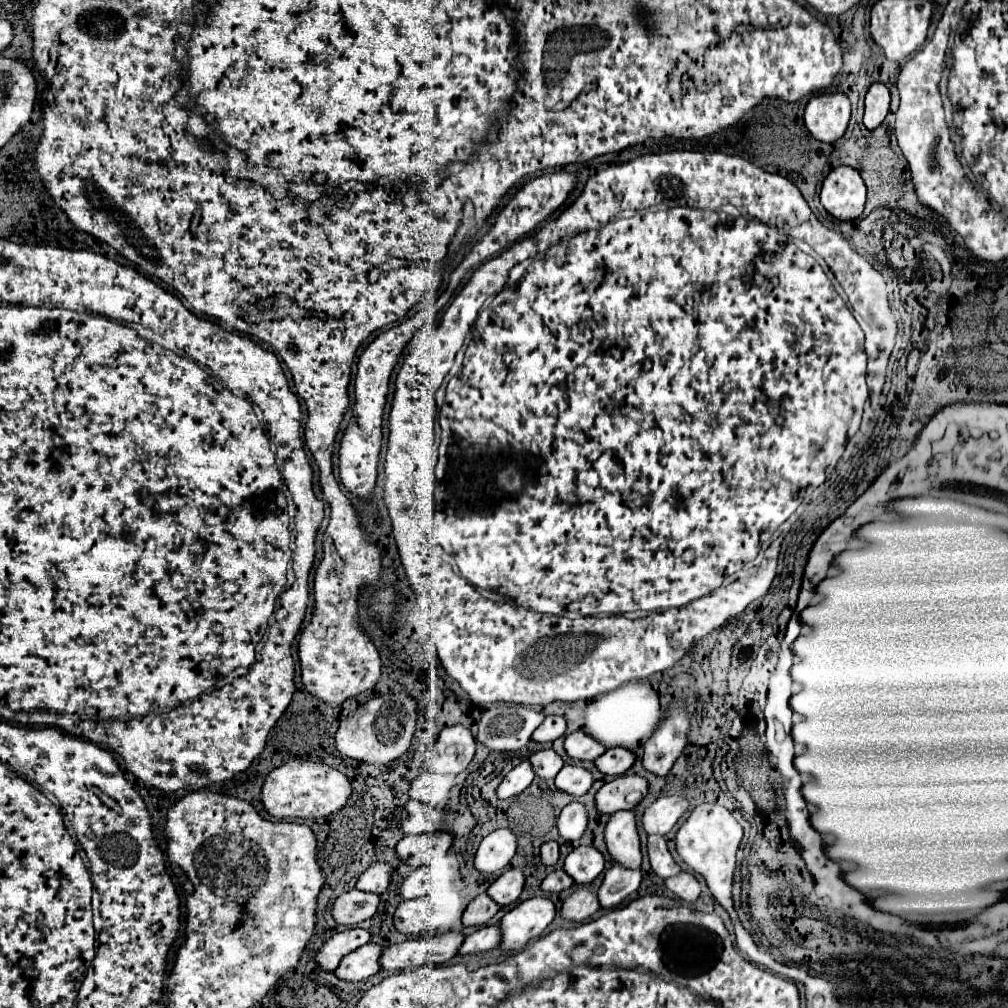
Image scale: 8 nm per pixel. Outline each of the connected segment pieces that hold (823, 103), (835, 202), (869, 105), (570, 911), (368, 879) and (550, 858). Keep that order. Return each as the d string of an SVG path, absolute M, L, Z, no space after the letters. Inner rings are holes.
M843 92L813 96L805 108L805 126L819 142L839 140L849 124L851 104Z
M851 166L829 172L821 186L821 204L837 220L855 220L865 206L865 182Z
M875 82L867 96L865 96L865 118L863 118L863 124L867 126L867 130L875 130L883 120L885 116L889 114L889 90L885 84L881 82Z
M577 888L561 906L561 918L567 922L583 924L591 920L599 912L599 900L597 894L589 888Z
M377 862L359 876L355 888L361 892L383 894L389 886L389 878L391 878L391 868L385 862Z
M545 842L541 846L541 862L545 866L555 866L559 860L559 844L557 842Z

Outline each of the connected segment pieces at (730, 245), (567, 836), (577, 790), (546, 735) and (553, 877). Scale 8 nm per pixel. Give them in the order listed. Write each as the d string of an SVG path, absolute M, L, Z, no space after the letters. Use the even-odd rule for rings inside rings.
M675 150L675 152L665 152L665 154L645 154L645 156L639 156L627 164L621 164L621 166L611 166L603 172L597 172L595 176L589 178L583 194L569 206L561 212L559 218L555 218L553 222L547 222L535 236L531 238L525 238L525 240L517 241L517 244L510 245L505 252L501 252L498 256L495 256L493 260L485 262L473 276L471 280L463 286L463 290L457 294L457 298L453 300L453 304L447 308L447 312L443 314L443 320L441 320L441 326L438 329L425 329L425 324L419 328L417 334L413 336L413 340L409 340L408 344L404 348L402 355L403 362L399 374L397 374L397 380L395 380L395 396L393 396L393 406L391 406L391 414L389 414L389 448L386 449L387 456L380 456L380 461L384 467L385 473L385 500L384 500L384 490L383 490L383 501L389 512L389 518L391 518L391 524L393 524L393 536L395 536L395 542L397 542L397 548L399 548L399 556L401 556L401 562L405 566L405 574L417 594L417 602L412 611L410 624L413 625L414 633L416 630L422 630L423 620L429 622L429 630L427 630L427 638L431 638L435 642L435 648L437 648L437 656L445 668L445 672L459 682L459 686L469 694L471 702L477 704L477 706L485 706L485 704L493 704L493 702L511 702L511 704L519 704L519 706L545 706L549 702L555 702L555 700L563 700L563 702L577 702L577 700L593 700L595 696L599 694L605 694L605 692L611 692L615 690L617 686L621 684L628 683L629 680L637 680L637 678L647 678L655 672L663 672L667 668L671 668L675 662L679 662L687 650L697 644L703 636L711 634L715 628L721 628L729 618L741 614L753 600L761 598L767 594L769 586L771 586L771 580L775 578L778 556L780 552L780 546L778 540L785 533L789 532L792 525L800 518L801 514L804 512L806 503L801 504L801 490L807 490L809 486L811 488L817 488L821 486L833 472L837 460L843 456L845 452L845 446L847 442L855 436L855 432L859 430L859 422L861 422L861 414L863 414L863 404L865 404L865 398L869 396L869 400L876 404L880 403L881 393L883 392L883 386L885 386L885 376L887 376L887 362L889 362L889 356L891 356L891 350L895 346L895 336L897 336L897 322L891 314L891 306L889 306L889 294L887 294L887 286L885 286L885 280L883 276L863 258L859 256L851 246L849 242L839 236L837 232L825 228L817 218L815 214L811 212L811 208L807 206L805 198L801 196L799 188L779 176L779 174L769 174L757 166L753 166L751 162L739 158L739 156L727 156L727 154L721 154L721 152L711 152L711 154L703 154L703 152L689 152L689 150ZM657 204L665 204L665 206L675 206L675 208L669 208L669 210L645 210L649 206L657 206ZM722 206L720 210L710 210L709 207ZM623 210L643 210L643 212L633 212L633 214L621 214L617 220L613 220L619 212ZM539 250L547 250L545 256L541 260L535 260L527 272L521 276L519 282L515 282L513 286L507 286L503 288L501 292L501 282L503 286L507 284L507 278L509 278L509 272L515 264L519 264L521 260L529 258L529 256L535 256ZM493 294L499 294L493 298L493 302L481 310L481 306L485 304L485 300ZM475 322L475 328L471 332L471 342L465 350L465 358L463 358L463 370L459 374L459 380L451 378L449 386L447 386L447 398L445 398L445 404L441 408L441 416L439 416L439 424L441 424L441 446L439 446L439 462L437 456L438 443L435 440L435 424L437 424L437 402L435 402L435 392L437 388L441 386L445 376L449 374L451 366L453 366L453 360L455 360L455 354L461 350L463 346L463 340L465 340L465 334L469 332L471 324ZM773 535L773 541L770 546L764 546L765 542L768 541ZM631 610L659 610L659 612L641 612L641 616L635 616L631 614ZM545 640L545 646L543 646L543 654L541 656L533 656L531 658L531 670L523 670L521 664L523 660L527 658L527 650L531 646L535 646L537 642Z
M579 802L567 804L561 810L561 814L557 816L559 836L567 842L579 840L583 836L585 828L587 828L587 812L585 812L585 806L579 804Z
M563 766L563 770L555 778L555 786L561 788L561 792L571 796L583 796L593 784L591 772L587 772L581 766Z
M547 716L543 724L533 732L533 742L553 742L565 734L565 720L559 716Z
M559 868L553 870L553 872L541 882L541 890L543 890L545 894L549 894L549 892L559 894L559 892L571 888L571 886L573 886L573 880L565 874L565 870L559 870Z

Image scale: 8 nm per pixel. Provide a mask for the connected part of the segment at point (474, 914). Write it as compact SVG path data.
M479 894L473 902L469 902L461 922L463 926L479 928L479 926L485 926L497 912L499 912L499 906L487 894Z

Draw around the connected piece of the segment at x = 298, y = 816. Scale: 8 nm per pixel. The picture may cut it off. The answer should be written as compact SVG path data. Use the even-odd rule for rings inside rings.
M287 762L265 778L261 790L261 802L265 812L275 822L285 820L307 820L307 818L327 818L329 814L341 810L351 796L351 782L339 770L319 764L319 762Z

